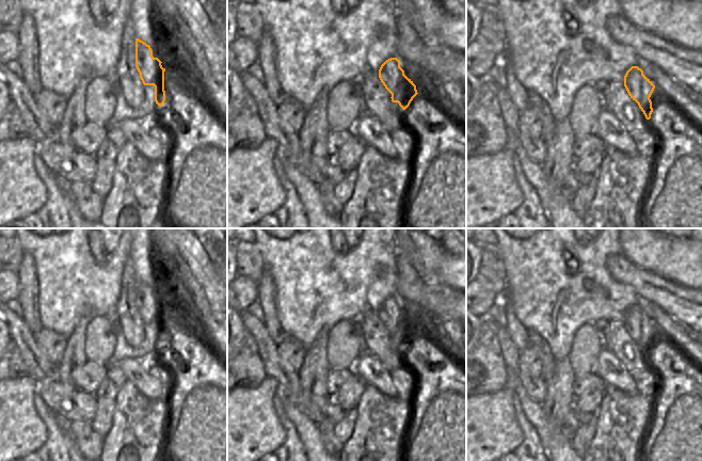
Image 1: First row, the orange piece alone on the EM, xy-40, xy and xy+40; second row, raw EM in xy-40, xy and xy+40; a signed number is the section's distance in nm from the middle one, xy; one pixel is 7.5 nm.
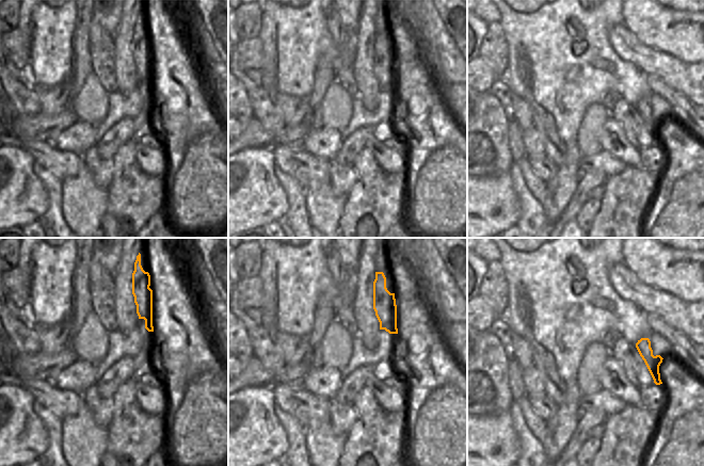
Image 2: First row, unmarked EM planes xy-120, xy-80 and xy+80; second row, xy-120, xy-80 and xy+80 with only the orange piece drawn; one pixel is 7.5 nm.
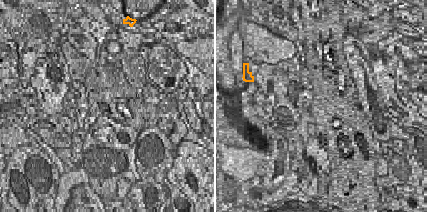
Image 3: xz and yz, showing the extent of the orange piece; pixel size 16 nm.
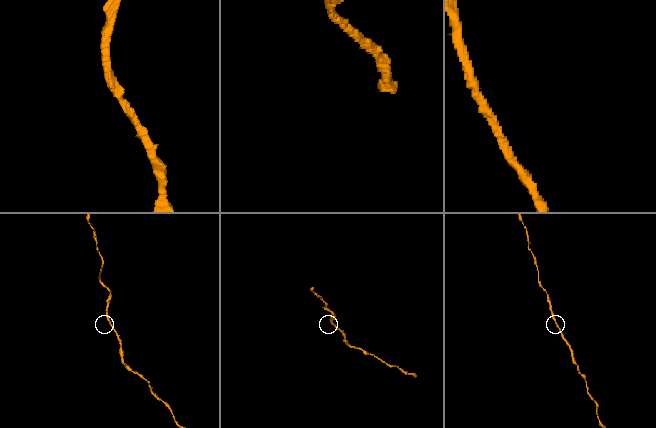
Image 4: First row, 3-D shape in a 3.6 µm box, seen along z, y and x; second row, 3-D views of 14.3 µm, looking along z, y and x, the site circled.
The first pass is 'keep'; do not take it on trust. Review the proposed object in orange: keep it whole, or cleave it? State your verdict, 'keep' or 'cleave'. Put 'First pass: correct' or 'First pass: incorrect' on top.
First pass: correct
keep

